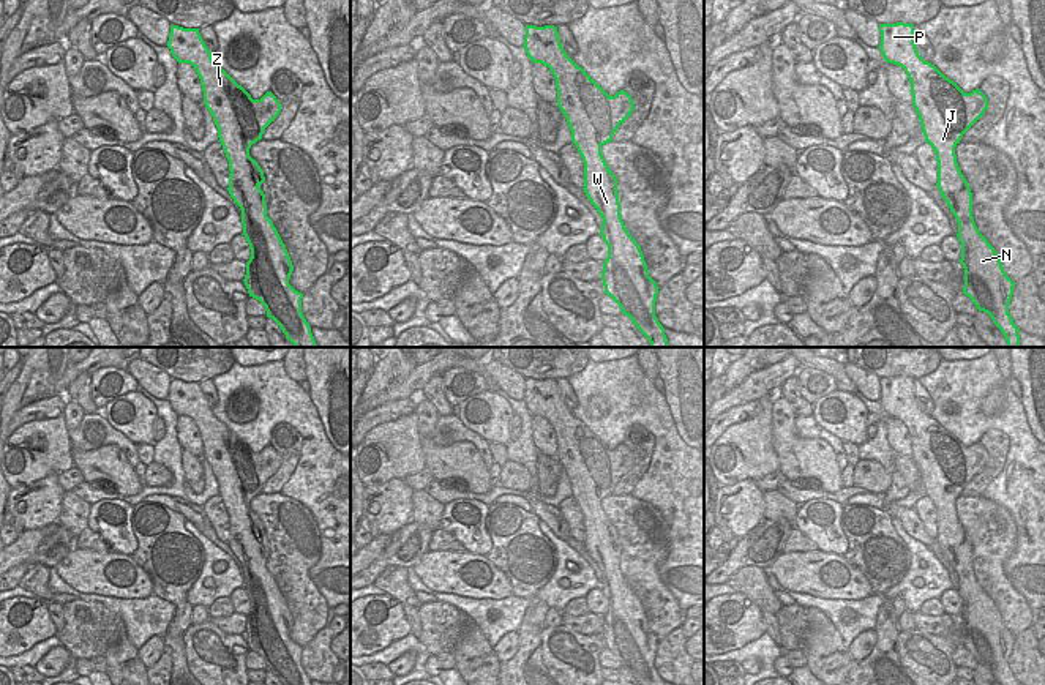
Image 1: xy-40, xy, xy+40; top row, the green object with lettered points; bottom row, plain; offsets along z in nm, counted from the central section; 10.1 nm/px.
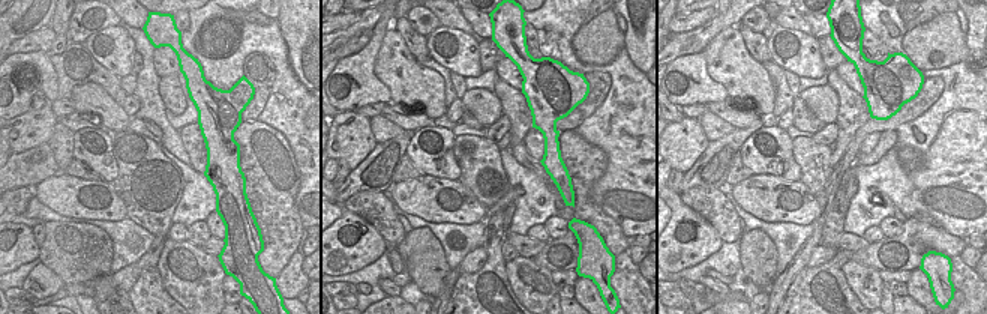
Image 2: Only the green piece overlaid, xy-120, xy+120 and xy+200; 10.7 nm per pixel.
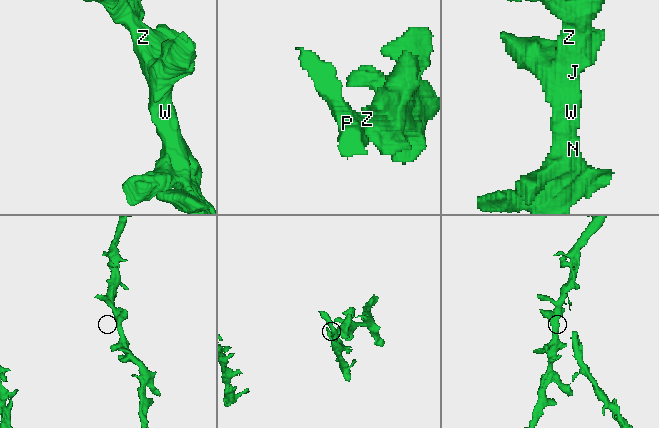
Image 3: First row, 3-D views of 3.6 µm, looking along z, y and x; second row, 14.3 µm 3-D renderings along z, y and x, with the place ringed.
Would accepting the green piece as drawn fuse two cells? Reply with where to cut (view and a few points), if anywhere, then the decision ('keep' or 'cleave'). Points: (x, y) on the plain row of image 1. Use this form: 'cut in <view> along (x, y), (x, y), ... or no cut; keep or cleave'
no cut; keep

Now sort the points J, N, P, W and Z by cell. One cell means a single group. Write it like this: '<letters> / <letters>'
J N P W Z

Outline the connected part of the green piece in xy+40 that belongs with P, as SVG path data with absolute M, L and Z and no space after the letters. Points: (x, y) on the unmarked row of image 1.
M881 377L879 385L879 404L887 417L901 420L908 428L922 486L936 507L936 540L958 576L963 647L979 664L987 666L1001 685L1020 685L1009 668L1015 636L1006 628L994 601L974 576L972 546L955 508L963 488L988 462L988 453L979 442L964 447L935 418L925 415L917 406L912 377Z

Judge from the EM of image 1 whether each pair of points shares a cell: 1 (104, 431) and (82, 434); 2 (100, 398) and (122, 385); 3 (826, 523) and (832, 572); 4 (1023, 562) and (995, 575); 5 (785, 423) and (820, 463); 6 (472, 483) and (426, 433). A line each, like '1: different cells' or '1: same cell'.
1: same cell
2: same cell
3: different cells
4: different cells
5: same cell
6: same cell

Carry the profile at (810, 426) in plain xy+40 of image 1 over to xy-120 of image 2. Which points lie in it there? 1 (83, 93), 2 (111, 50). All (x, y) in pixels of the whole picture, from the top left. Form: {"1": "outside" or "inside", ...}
{"1": "outside", "2": "outside"}

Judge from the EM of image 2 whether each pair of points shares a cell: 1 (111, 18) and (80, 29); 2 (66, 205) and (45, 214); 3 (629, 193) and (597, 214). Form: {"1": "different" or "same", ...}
{"1": "same", "2": "different", "3": "different"}

